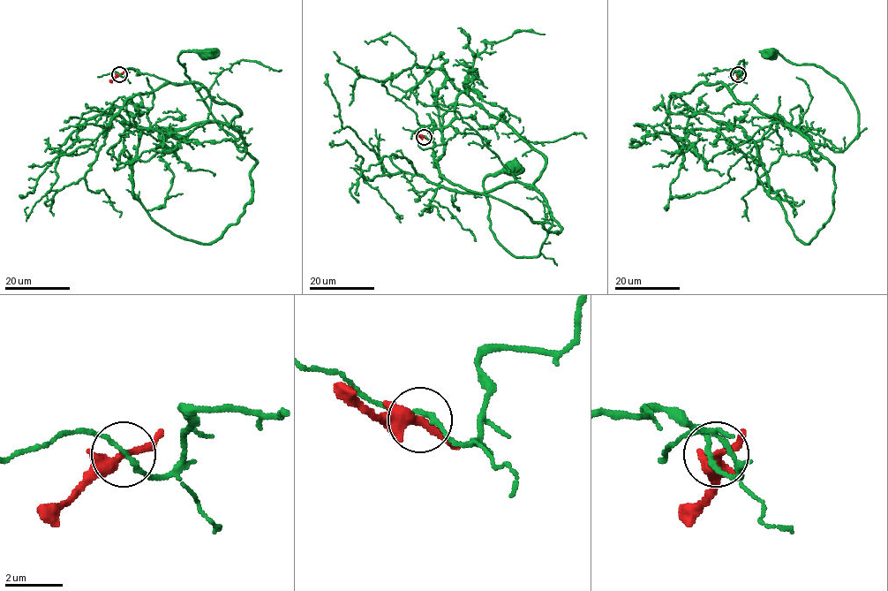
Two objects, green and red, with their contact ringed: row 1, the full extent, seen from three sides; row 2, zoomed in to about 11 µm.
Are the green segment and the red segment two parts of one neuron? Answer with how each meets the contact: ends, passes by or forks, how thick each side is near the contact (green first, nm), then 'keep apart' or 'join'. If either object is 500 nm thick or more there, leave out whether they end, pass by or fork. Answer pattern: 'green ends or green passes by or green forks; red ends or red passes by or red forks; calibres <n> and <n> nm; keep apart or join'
green passes by; red forks; calibres 150 and 280 nm; keep apart

